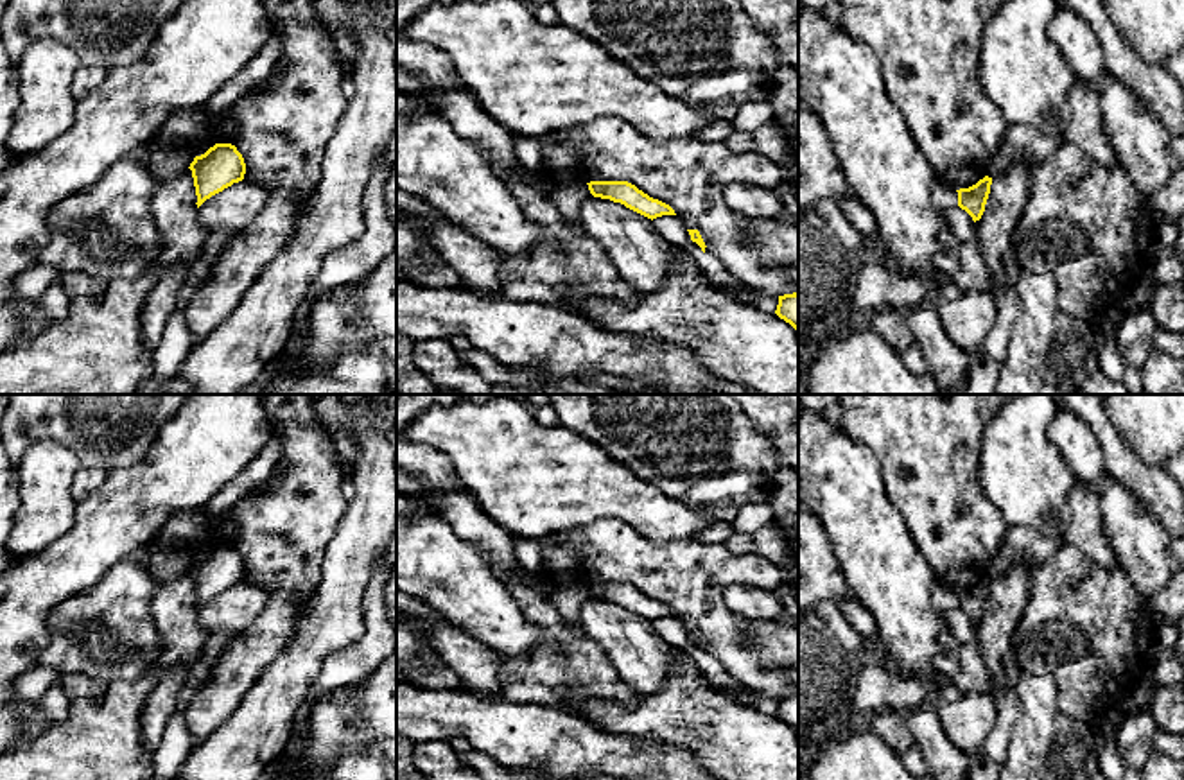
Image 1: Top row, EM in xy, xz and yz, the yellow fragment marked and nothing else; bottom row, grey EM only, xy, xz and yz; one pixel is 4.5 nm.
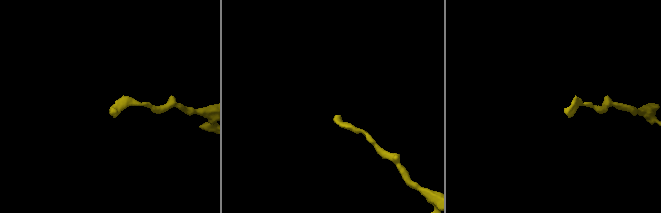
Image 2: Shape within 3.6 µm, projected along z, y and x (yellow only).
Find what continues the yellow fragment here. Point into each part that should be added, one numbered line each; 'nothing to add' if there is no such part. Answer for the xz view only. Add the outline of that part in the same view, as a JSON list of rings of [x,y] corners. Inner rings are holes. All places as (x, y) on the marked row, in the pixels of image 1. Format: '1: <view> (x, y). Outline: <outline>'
nothing to add

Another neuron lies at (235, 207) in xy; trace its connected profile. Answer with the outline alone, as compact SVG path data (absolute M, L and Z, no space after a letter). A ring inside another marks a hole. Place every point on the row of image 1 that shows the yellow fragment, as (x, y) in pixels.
M233 183L199 206L199 221L208 235L224 230L235 237L260 213L267 195L266 190L253 183Z

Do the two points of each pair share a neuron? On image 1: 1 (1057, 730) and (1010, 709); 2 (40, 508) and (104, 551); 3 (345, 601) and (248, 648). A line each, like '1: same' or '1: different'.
1: different
2: different
3: different

